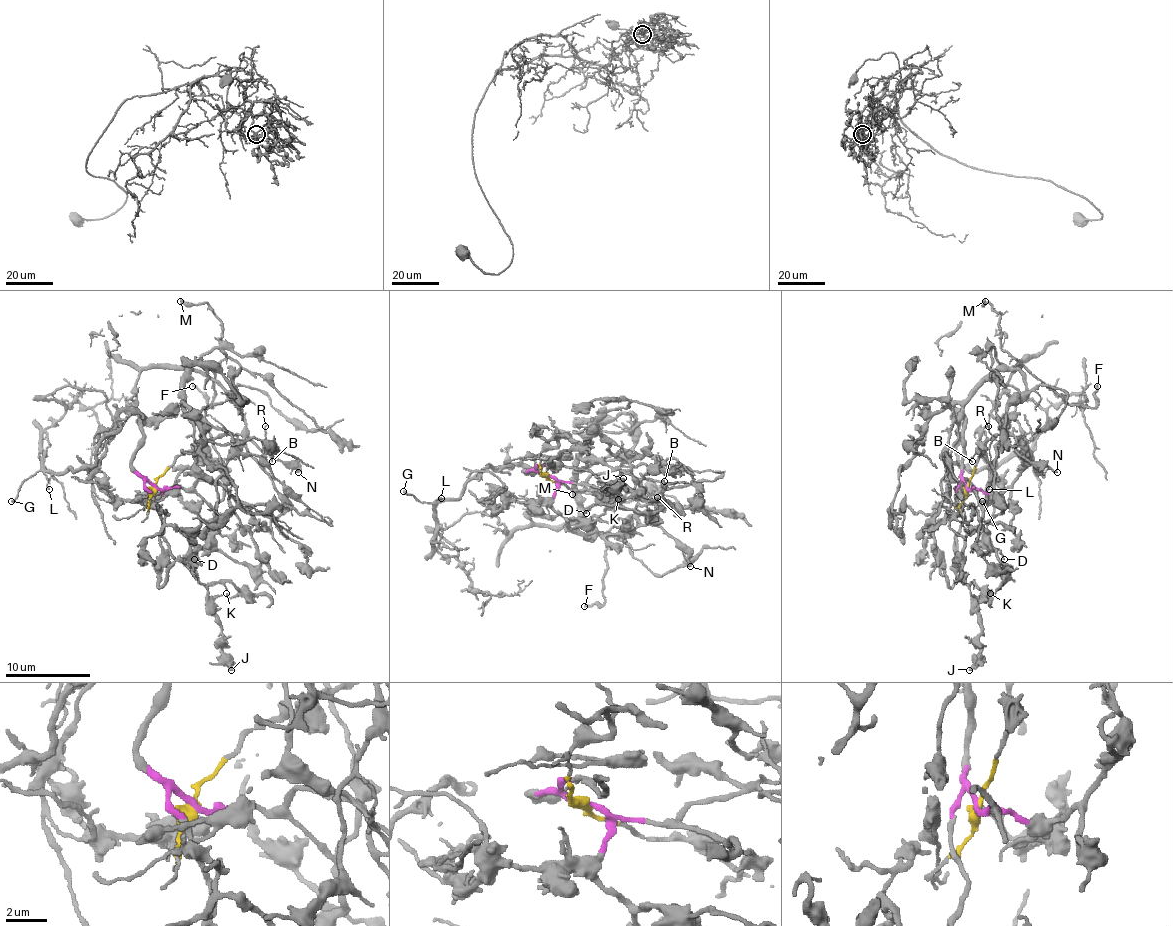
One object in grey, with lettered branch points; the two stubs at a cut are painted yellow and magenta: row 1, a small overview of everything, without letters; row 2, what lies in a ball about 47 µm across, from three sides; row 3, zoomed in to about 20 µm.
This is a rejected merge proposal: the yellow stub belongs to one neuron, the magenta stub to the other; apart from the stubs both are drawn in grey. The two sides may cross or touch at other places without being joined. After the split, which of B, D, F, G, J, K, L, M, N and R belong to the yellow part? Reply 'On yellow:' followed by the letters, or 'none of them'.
On yellow: B, F, M, N, R

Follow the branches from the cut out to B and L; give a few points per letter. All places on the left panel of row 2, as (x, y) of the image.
B: (155, 487), (158, 479), (179, 455), (232, 434), (243, 436), (247, 451), (262, 464), (268, 453), (272, 462)
L: (155, 487), (132, 464), (143, 424), (130, 413), (100, 443), (96, 460), (77, 470), (49, 472), (49, 489)

